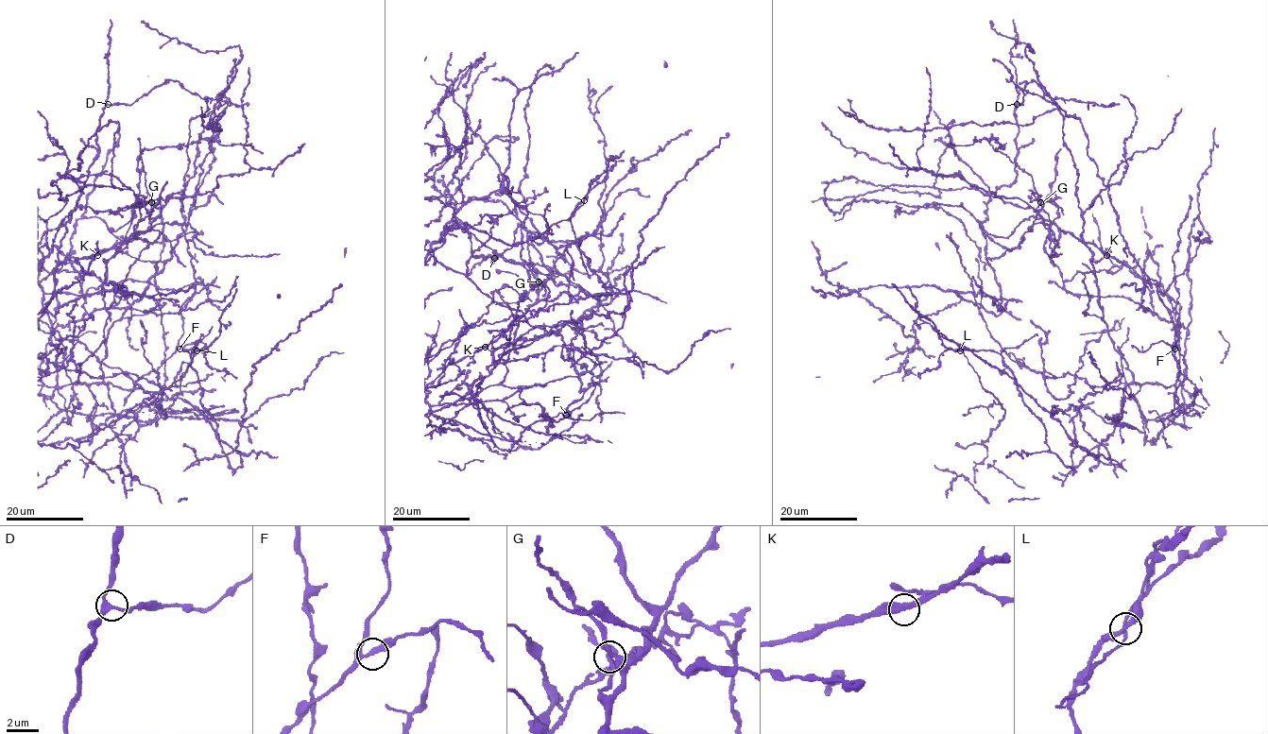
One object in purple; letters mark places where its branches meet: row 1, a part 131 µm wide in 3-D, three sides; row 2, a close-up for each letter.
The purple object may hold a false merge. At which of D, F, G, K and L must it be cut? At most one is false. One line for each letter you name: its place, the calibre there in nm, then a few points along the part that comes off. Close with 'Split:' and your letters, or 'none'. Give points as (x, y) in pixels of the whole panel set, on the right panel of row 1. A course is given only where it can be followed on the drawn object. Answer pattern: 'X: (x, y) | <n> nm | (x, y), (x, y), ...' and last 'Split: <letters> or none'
G: (1040, 202) | 280 nm | (1040, 202), (1033, 194), (1040, 199), (1062, 197)
Split: G

